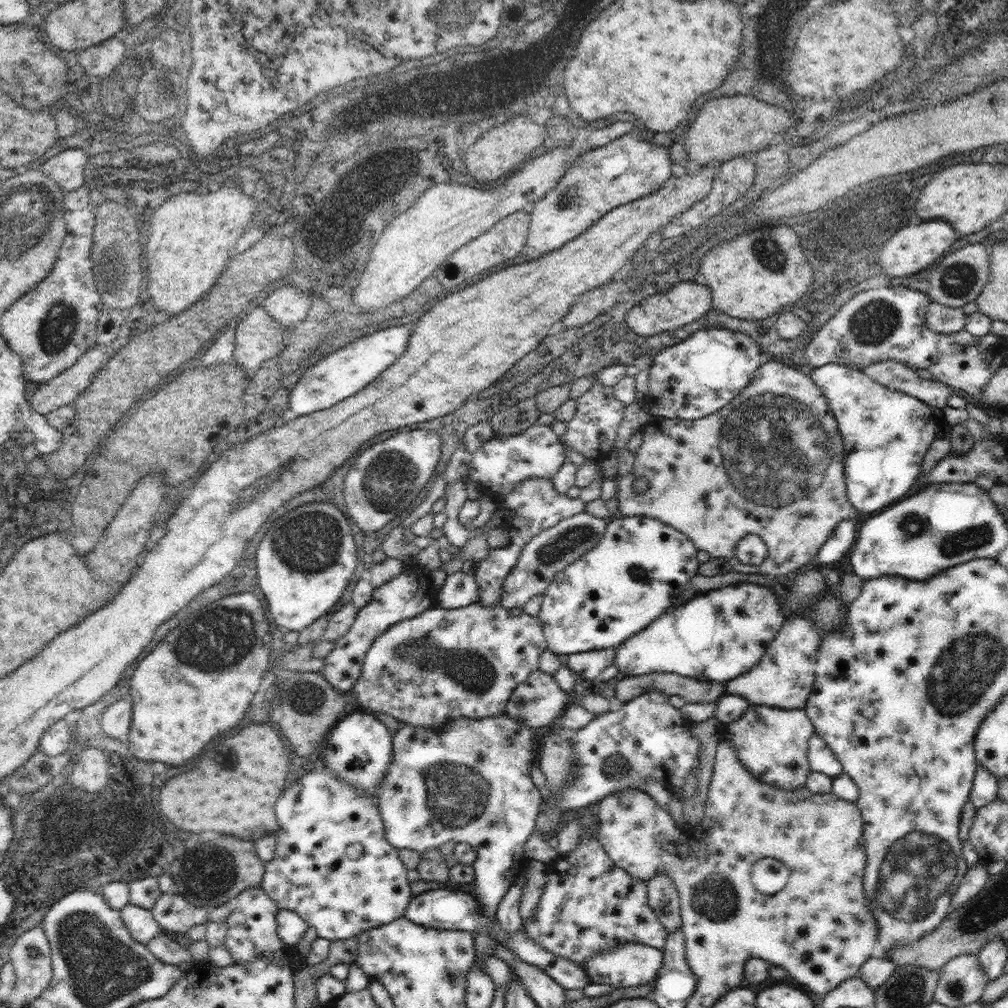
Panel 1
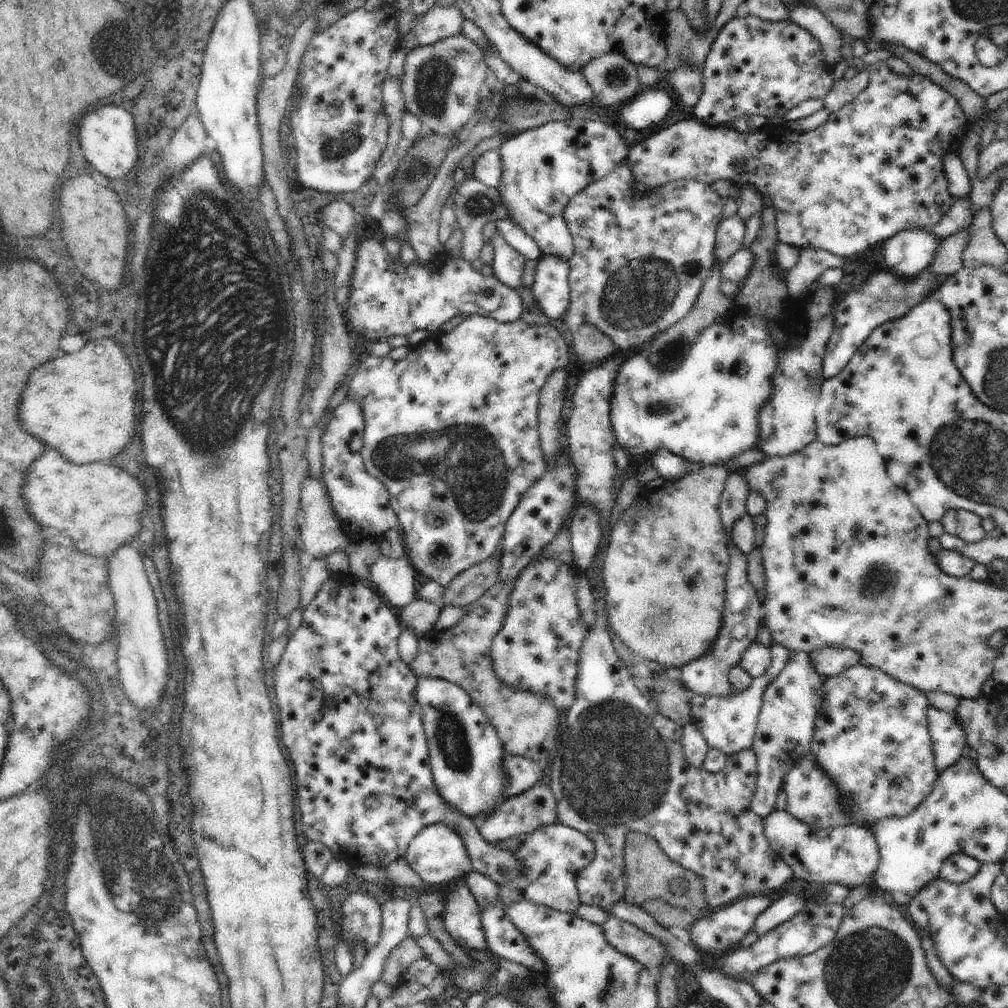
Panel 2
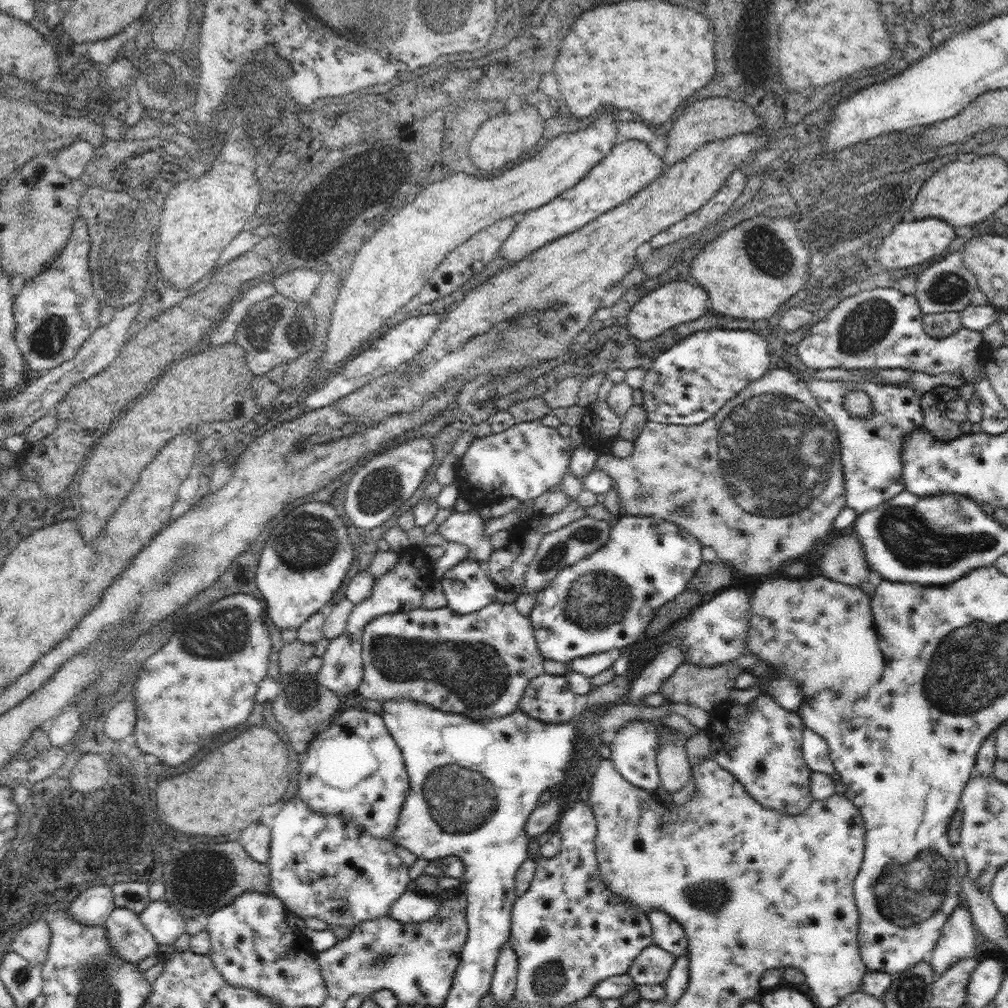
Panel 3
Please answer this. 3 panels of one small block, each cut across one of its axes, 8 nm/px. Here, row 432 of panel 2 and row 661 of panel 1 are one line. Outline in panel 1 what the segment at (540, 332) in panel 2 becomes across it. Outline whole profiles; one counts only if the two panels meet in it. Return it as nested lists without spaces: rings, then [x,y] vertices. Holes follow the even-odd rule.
[[[474,603],[462,608],[443,609],[440,606],[435,606],[427,611],[422,612],[418,616],[399,623],[393,624],[384,634],[377,636],[372,643],[372,646],[366,653],[361,676],[357,678],[356,684],[352,690],[358,694],[360,704],[368,710],[390,714],[398,721],[409,724],[415,727],[438,728],[444,727],[451,720],[458,718],[472,718],[472,720],[484,720],[488,716],[500,716],[505,714],[508,701],[514,693],[514,690],[526,681],[533,671],[539,669],[539,660],[541,654],[547,649],[547,640],[543,633],[543,628],[540,619],[537,616],[530,616],[521,607],[504,608],[501,603],[494,606],[484,606],[482,603]]]

